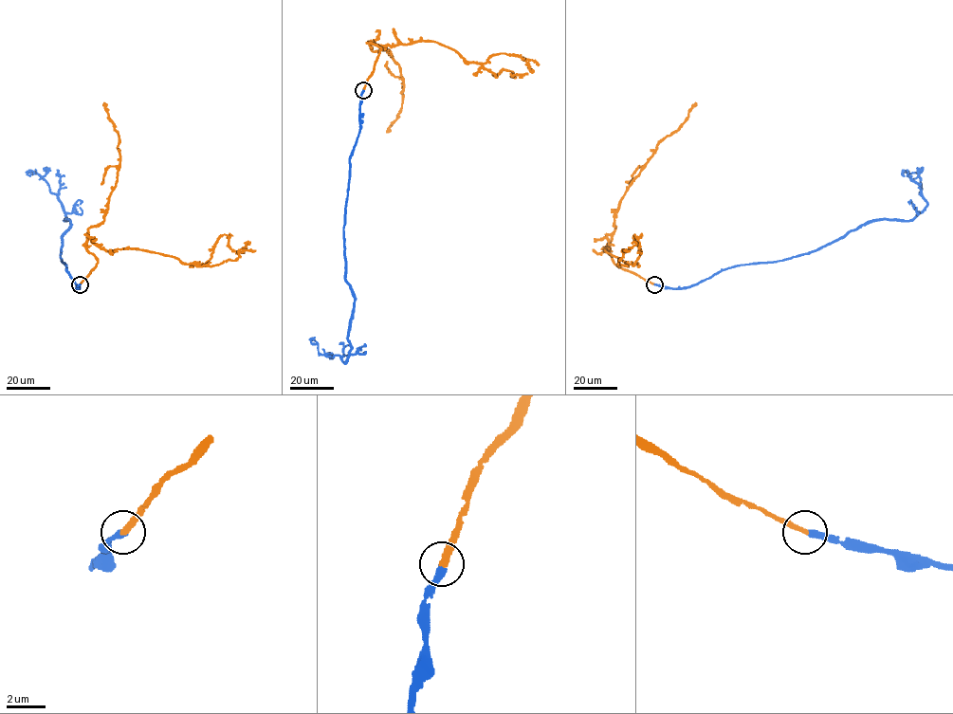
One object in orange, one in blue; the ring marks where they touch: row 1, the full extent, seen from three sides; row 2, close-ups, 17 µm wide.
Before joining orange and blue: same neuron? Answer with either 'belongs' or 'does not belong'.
belongs

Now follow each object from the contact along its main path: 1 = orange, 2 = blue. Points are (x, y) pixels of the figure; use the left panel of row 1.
1: (80, 284), (97, 263), (86, 234), (107, 250), (150, 250), (203, 265), (223, 234), (244, 253)
2: (80, 284), (77, 288), (60, 257), (62, 237), (71, 225), (64, 221), (61, 201), (35, 173), (27, 174)

